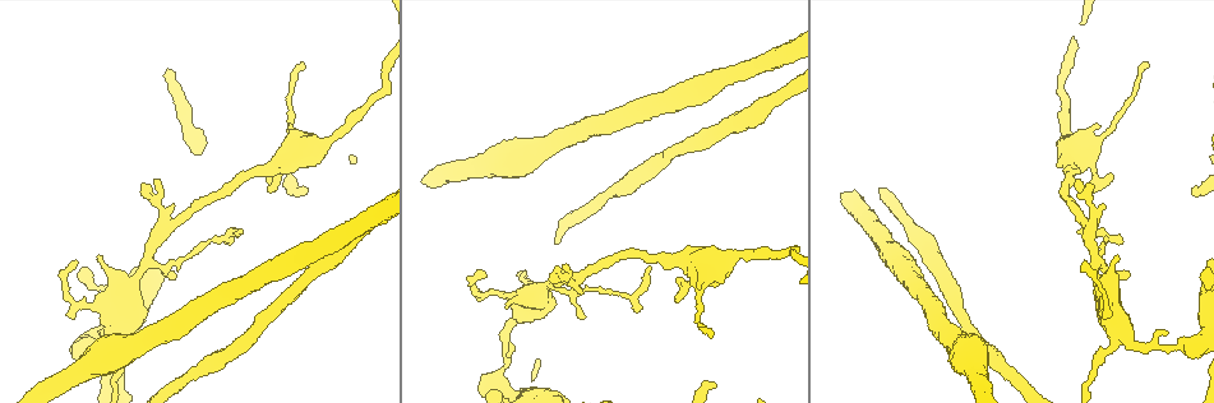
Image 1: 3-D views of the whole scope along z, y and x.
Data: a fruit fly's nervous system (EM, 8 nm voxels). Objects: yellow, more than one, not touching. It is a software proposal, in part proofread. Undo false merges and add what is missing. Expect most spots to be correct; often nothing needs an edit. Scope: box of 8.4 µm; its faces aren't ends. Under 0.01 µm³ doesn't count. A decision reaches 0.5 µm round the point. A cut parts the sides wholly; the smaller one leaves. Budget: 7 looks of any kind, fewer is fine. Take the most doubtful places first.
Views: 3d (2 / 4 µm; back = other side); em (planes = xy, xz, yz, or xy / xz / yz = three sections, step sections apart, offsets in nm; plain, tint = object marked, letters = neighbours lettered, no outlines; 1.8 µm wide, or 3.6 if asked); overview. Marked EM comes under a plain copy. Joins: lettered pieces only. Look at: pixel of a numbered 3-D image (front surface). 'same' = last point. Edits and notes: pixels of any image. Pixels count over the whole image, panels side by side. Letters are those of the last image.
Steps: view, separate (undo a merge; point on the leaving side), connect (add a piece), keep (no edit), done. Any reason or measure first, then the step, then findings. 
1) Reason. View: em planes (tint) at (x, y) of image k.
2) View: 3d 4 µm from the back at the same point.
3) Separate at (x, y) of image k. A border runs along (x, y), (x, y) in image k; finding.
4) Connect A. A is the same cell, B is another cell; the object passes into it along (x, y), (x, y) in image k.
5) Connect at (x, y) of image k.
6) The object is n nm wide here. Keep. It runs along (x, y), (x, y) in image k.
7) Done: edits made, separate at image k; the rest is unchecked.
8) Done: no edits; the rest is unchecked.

Free end. View: em planes (letters) at (1111, 174) of image 1.

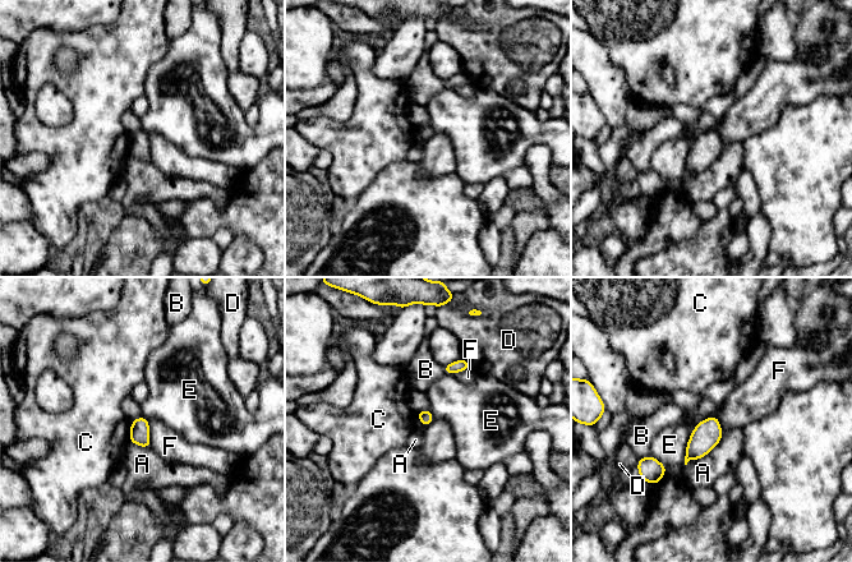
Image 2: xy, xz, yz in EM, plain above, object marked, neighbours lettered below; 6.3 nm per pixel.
The object is 90 nm wide here. Keep. A, B, C, D, E and F are other cells; a border runs along (696, 425), (687, 442), (684, 464) in image 2; none of them fits.

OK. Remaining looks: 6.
Thin end. View: 3d 2 µm at (565, 265) of image 1.

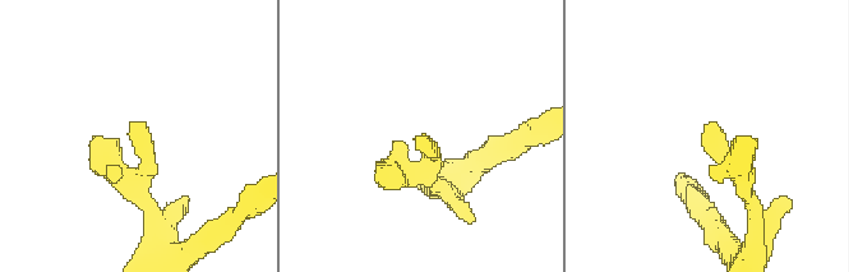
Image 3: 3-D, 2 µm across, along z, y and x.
Need the tissue. View: em xy step 8 (letters) at (424, 139) of image 3.

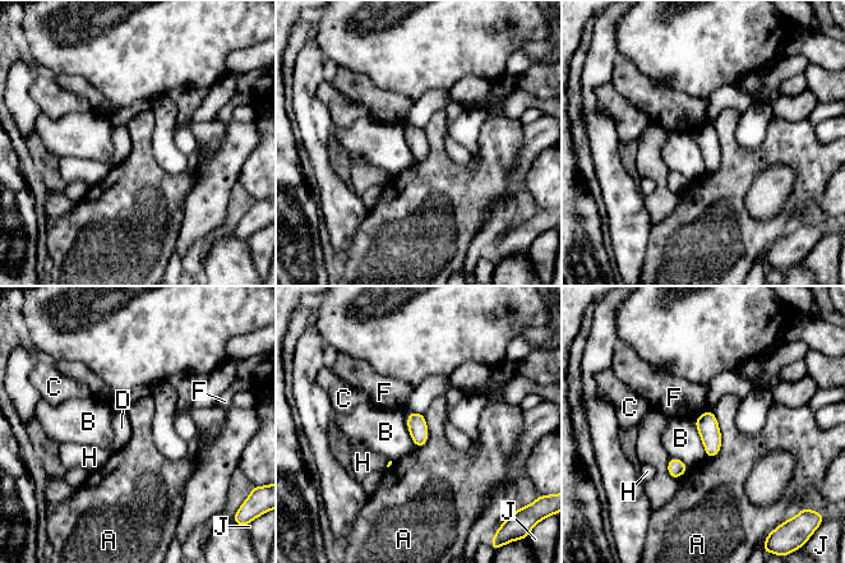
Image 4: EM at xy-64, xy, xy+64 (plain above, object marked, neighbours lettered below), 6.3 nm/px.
Another direction. View: em planes (letters) at the same point.

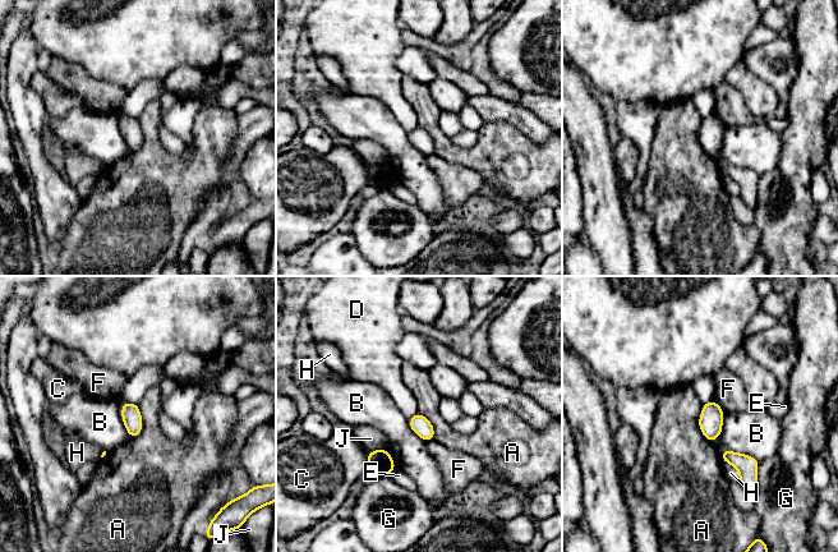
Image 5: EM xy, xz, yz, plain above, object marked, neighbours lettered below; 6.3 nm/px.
Keep. A, B, C, D, E, F, G, H and J are other cells; a border runs along (701, 404), (699, 429), (712, 442) in image 5; none of them fits.

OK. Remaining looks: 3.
Sudden change in width. View: em 3.6 µm planes (tint) at (332, 138) of image 1.

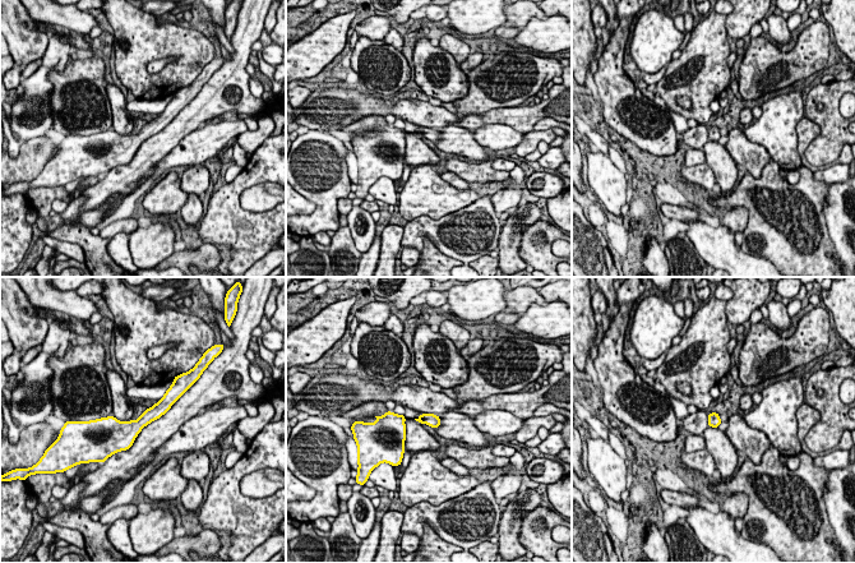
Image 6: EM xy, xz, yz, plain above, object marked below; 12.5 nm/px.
View: em 3.6 µm planes (letters) at the same point.

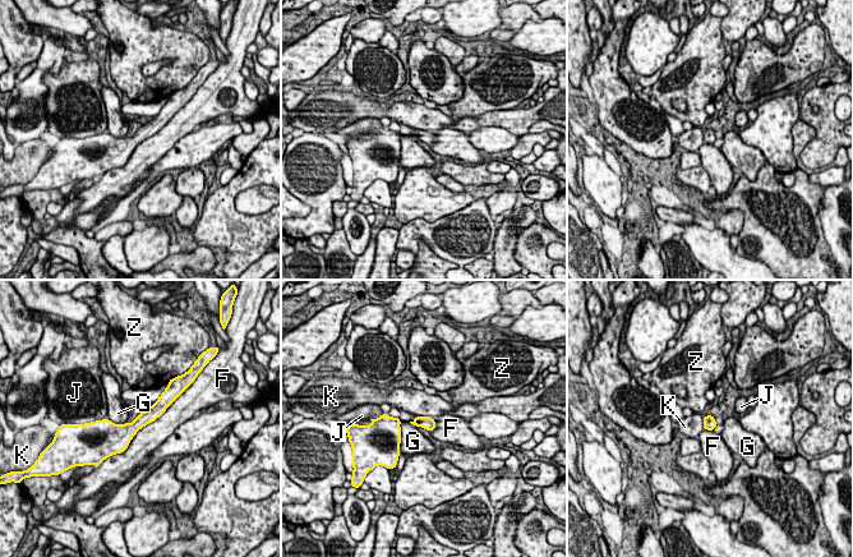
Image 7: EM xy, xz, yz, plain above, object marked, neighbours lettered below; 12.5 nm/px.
Keep. F, G, J, K and Z are other cells; it runs along (166, 400), (129, 429), (101, 424) in image 7; continuous, no second cell.

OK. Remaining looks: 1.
Done: no edits; the rest is unchecked.

